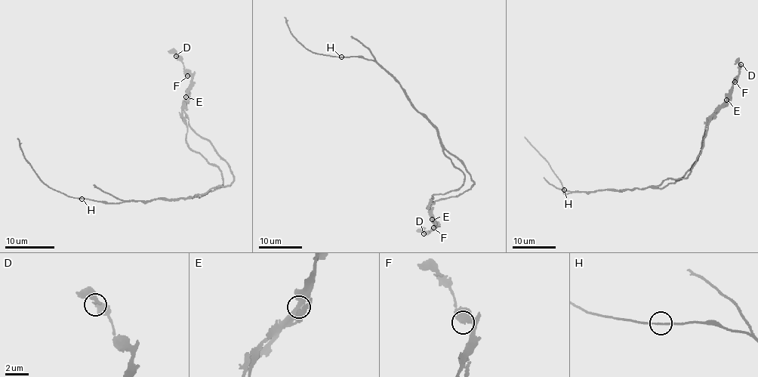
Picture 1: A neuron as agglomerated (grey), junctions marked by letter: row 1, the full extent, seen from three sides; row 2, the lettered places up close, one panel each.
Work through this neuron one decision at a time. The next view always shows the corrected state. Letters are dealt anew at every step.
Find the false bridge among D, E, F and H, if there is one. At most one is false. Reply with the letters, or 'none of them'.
E

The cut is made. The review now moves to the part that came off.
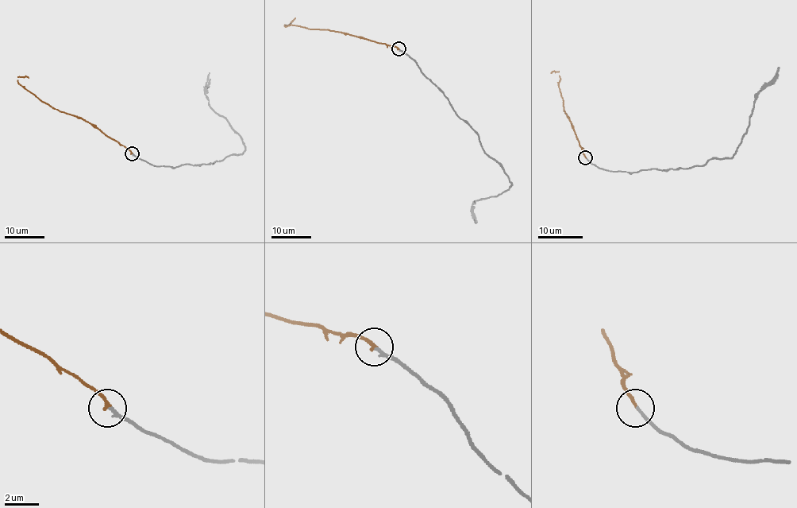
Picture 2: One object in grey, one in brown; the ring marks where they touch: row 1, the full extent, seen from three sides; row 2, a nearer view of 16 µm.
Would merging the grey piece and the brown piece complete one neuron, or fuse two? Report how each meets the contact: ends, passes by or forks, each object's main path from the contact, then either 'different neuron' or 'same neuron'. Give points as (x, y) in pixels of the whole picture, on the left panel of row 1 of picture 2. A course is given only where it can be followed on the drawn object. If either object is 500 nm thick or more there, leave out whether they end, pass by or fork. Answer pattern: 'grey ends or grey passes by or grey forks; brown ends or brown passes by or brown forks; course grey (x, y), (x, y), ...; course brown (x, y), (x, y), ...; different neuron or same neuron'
grey ends; brown ends; course grey (132, 153), (149, 164), (178, 167), (241, 154), (241, 137), (209, 105), (205, 94), (209, 72); course brown (132, 153), (90, 123), (40, 101), (17, 82), (19, 76), (28, 78); same neuron

